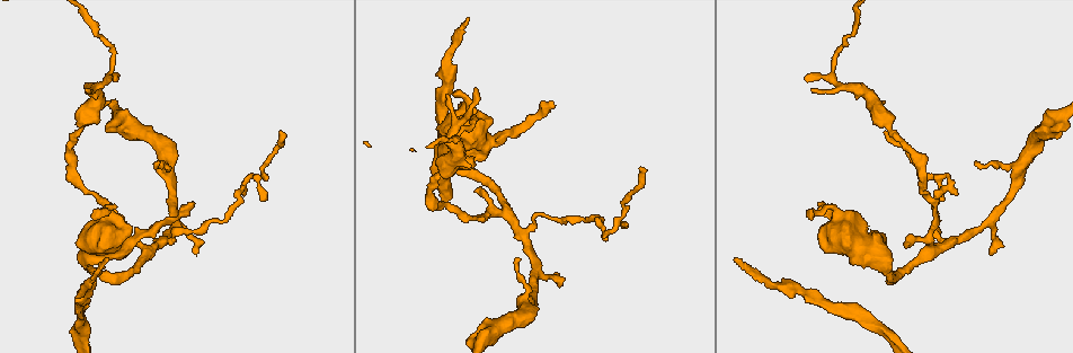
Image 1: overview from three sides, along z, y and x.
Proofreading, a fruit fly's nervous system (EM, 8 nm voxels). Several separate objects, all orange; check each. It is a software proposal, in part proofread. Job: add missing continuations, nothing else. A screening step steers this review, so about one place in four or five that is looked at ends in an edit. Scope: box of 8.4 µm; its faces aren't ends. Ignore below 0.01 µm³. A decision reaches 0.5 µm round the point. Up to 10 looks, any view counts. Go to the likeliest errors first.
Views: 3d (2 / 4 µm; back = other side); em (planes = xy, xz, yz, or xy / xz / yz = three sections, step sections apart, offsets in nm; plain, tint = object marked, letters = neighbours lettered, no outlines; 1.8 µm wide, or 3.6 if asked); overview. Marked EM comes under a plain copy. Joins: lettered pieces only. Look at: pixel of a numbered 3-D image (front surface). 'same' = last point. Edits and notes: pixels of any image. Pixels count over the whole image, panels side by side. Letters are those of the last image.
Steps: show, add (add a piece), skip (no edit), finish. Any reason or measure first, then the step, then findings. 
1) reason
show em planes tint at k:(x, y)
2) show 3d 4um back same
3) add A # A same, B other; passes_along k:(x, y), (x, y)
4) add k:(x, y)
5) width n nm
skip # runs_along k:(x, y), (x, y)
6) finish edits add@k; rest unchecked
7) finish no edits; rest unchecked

thin end
show 3d 2um at 1:(991, 254)

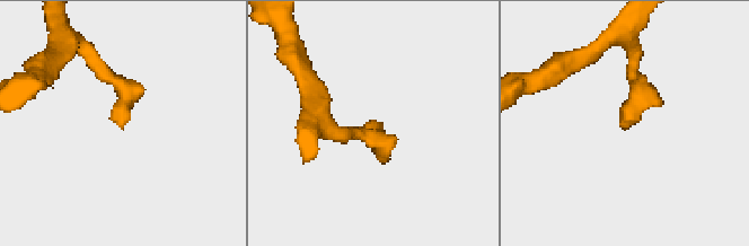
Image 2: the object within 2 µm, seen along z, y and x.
show em planes letters at 2:(378, 124)

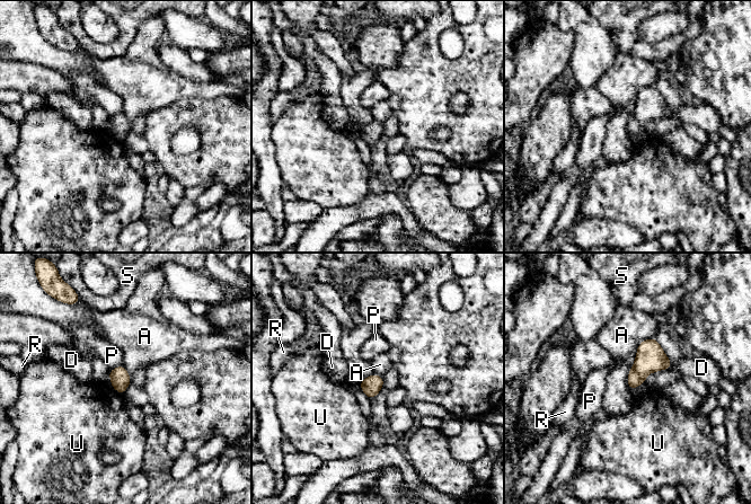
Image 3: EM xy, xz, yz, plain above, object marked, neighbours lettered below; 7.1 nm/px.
width 140 nm; longest_contact A 420 nm
skip # A other, D other, P other, R other, S other, U other; no lettered piece goes on from it

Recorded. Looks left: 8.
long arm stops here
show em planes tint at 1:(734, 257)

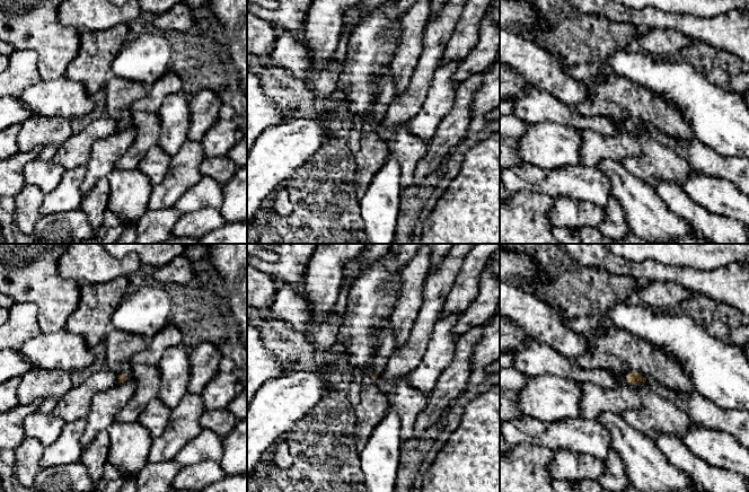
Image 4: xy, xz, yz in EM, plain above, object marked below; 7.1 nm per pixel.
show em planes letters same

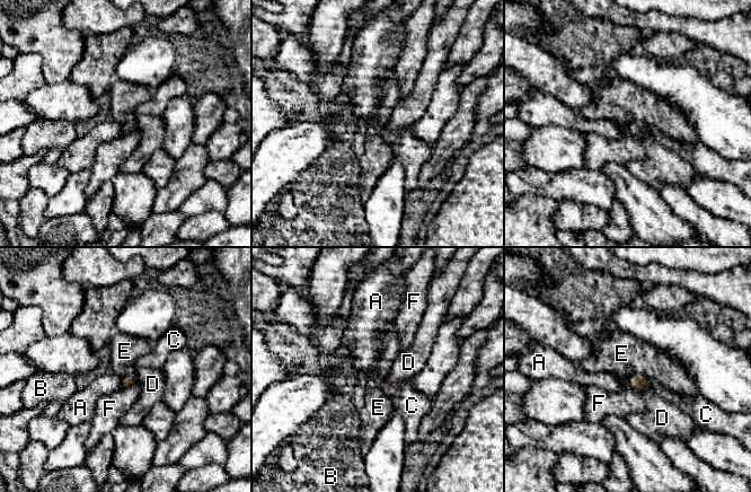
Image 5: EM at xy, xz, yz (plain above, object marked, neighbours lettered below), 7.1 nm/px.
add E # A other, B other, C other, D other, E same, F other; it goes on there

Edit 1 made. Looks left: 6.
show overview

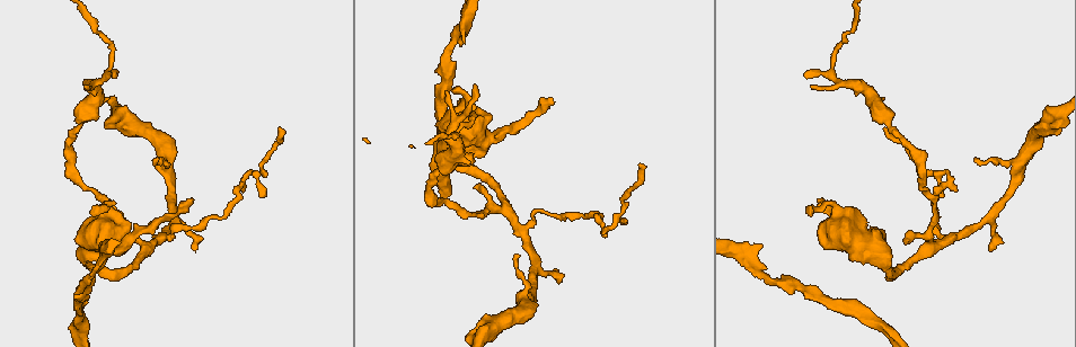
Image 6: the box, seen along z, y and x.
a fork
show 3d 4um at 6:(169, 173)

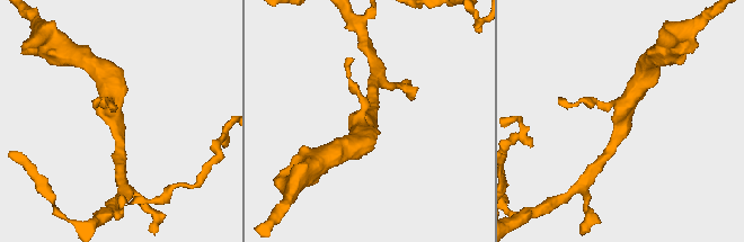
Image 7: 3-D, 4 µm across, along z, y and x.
show em yz step 4 tint at 7:(625, 121)

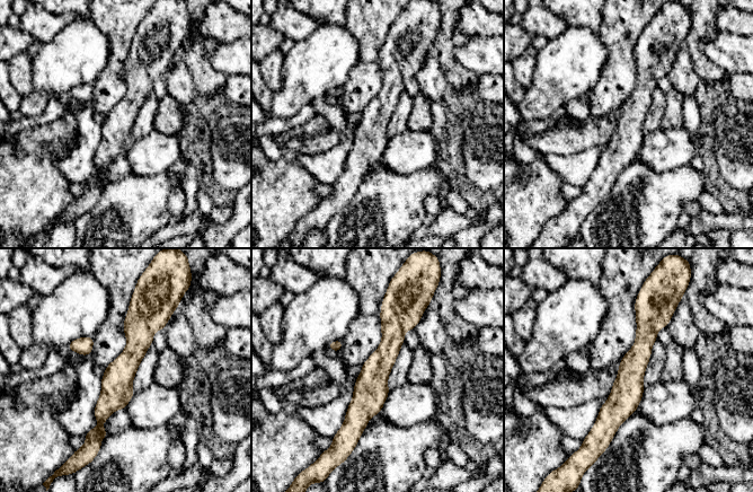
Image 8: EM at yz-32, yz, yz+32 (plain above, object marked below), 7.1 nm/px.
cut it another way
show em planes letters same

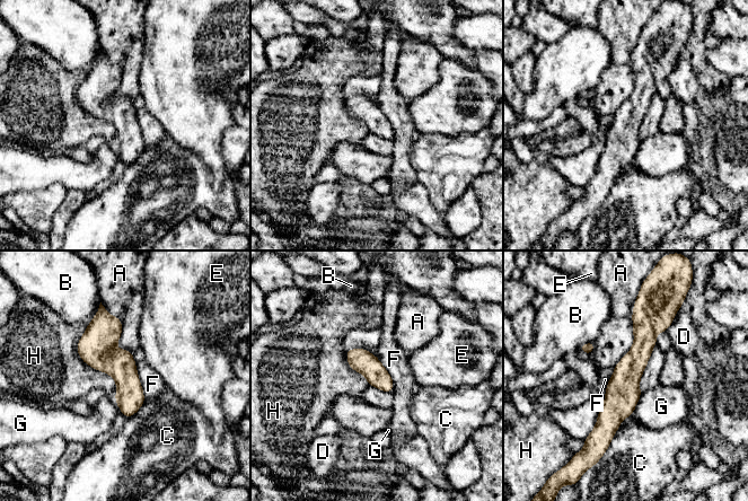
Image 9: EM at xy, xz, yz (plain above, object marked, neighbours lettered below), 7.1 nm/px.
skip # A other, B other, C other, D other, E other, F other, G other, H other; border 9:(86, 325), (77, 353), (114, 398); no lettered piece goes on from it

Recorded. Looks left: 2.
abrupt turn
show em xz step 4 tint at 6:(247, 173)

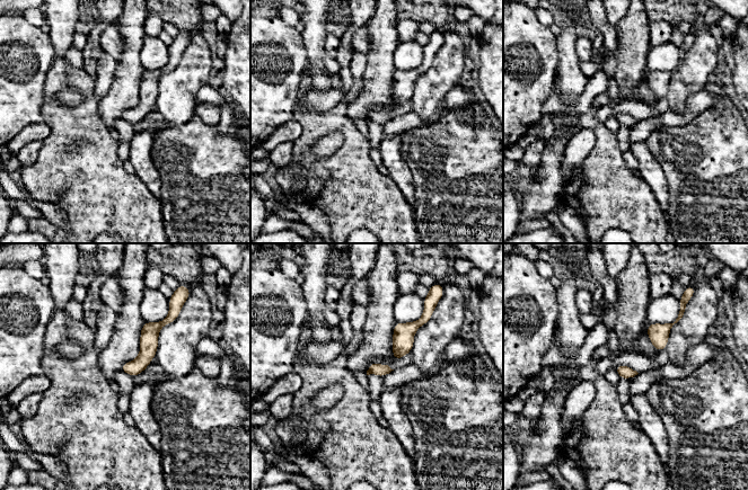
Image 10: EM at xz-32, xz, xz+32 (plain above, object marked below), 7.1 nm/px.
cut it another way
show em planes letters same

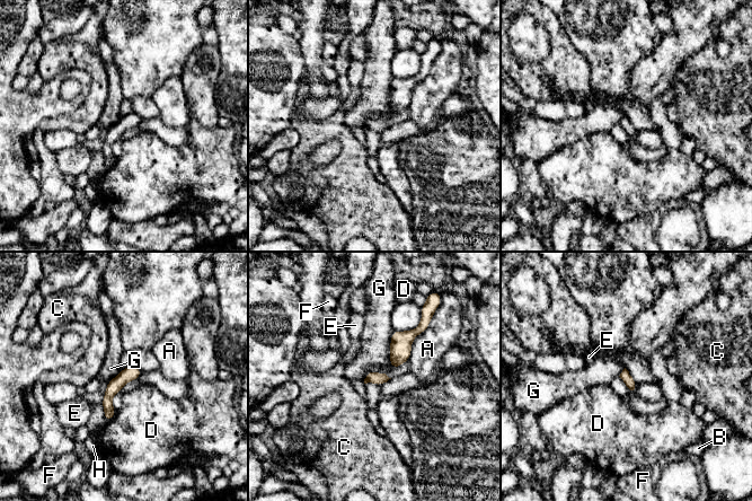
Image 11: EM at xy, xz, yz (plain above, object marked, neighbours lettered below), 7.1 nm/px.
skip # A other, B other, C other, D other, E other, F other, G other, H other; runs_along 11:(133, 368), (109, 393), (107, 416); no lettered piece goes on from it

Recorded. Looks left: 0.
finish edits add@5; rest unchecked

